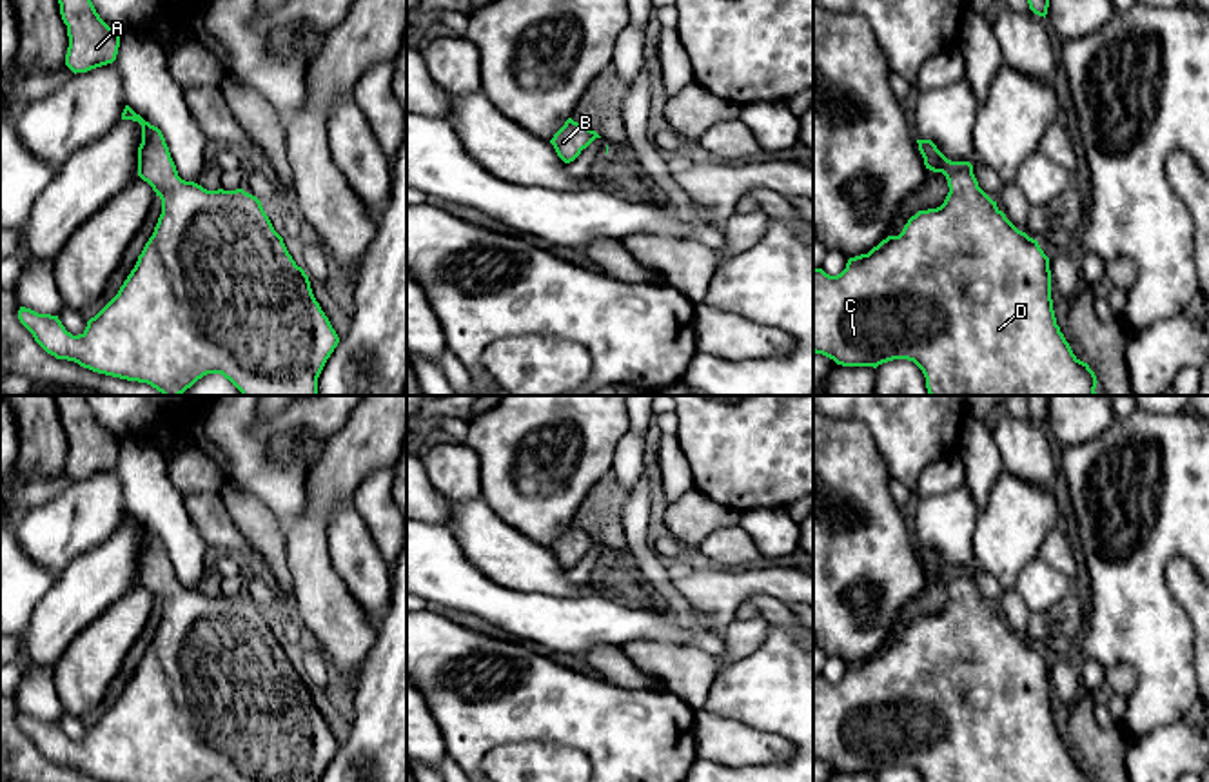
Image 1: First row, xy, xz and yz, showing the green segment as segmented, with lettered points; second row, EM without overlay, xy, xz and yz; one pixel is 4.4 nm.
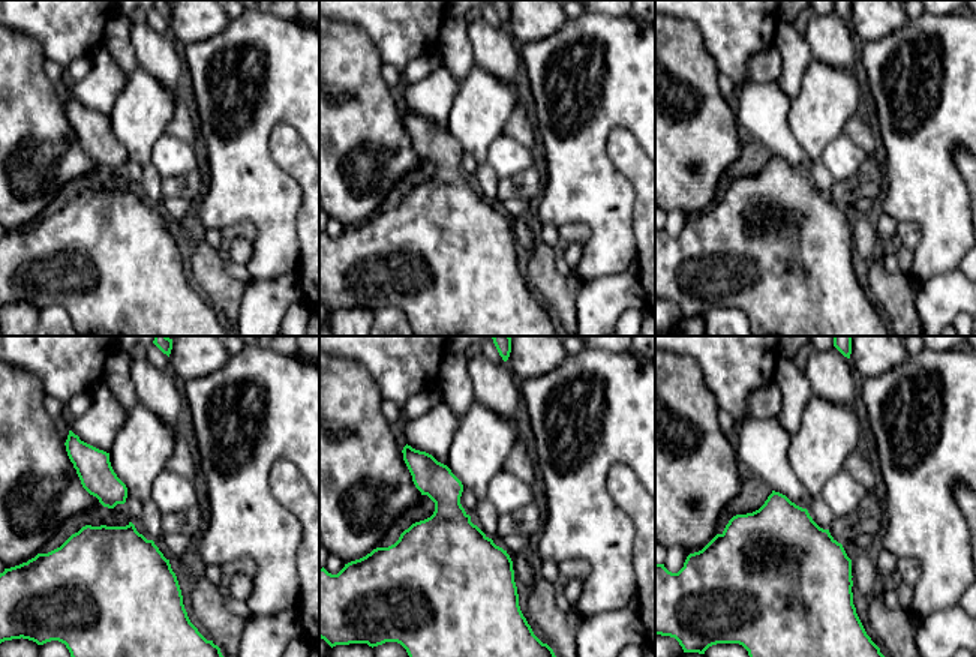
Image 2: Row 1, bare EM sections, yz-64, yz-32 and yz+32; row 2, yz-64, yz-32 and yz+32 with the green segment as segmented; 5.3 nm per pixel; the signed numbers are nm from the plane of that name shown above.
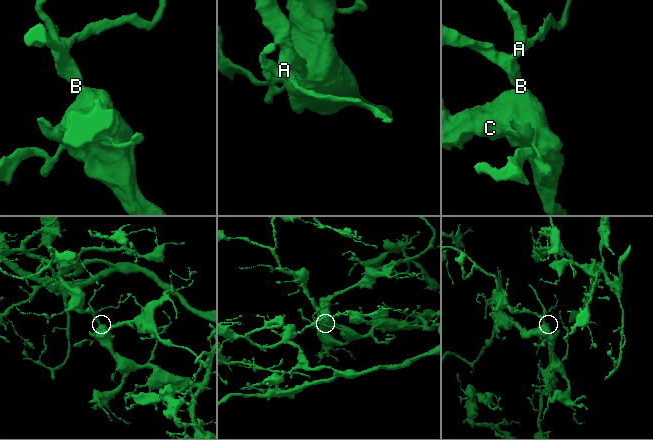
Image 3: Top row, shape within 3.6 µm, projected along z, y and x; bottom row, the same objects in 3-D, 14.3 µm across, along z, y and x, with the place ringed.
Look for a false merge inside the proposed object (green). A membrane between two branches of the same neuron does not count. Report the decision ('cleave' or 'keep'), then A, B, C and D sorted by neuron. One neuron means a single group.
keep; groups A B C D

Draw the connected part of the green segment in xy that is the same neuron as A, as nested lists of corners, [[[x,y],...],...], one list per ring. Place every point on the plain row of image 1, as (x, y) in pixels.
[[[87,396],[54,397],[69,443],[65,472],[76,481],[113,470],[118,461],[122,441],[100,425]]]

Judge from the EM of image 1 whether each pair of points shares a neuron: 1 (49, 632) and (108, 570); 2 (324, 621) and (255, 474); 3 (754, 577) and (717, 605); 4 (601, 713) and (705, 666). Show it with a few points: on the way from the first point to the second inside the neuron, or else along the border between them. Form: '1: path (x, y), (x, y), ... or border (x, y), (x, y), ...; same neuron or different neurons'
1: path (60, 617), (93, 585); same neuron
2: border (309, 479), (309, 501), (298, 512), (285, 516); different neurons
3: path (745, 581), (727, 596); same neuron
4: border (667, 690), (696, 710); different neurons

